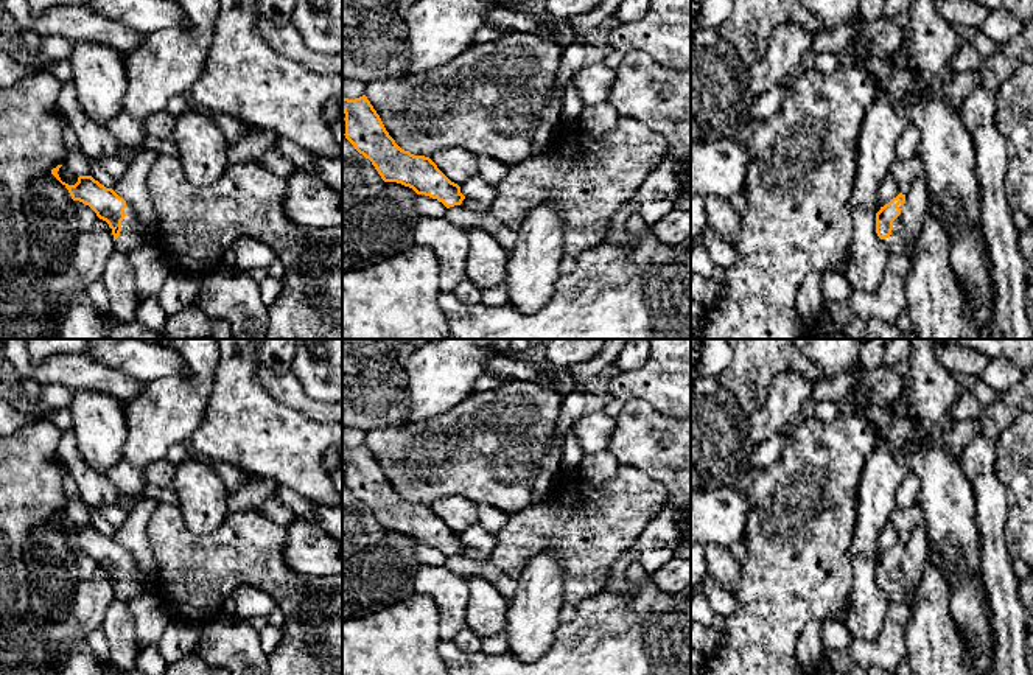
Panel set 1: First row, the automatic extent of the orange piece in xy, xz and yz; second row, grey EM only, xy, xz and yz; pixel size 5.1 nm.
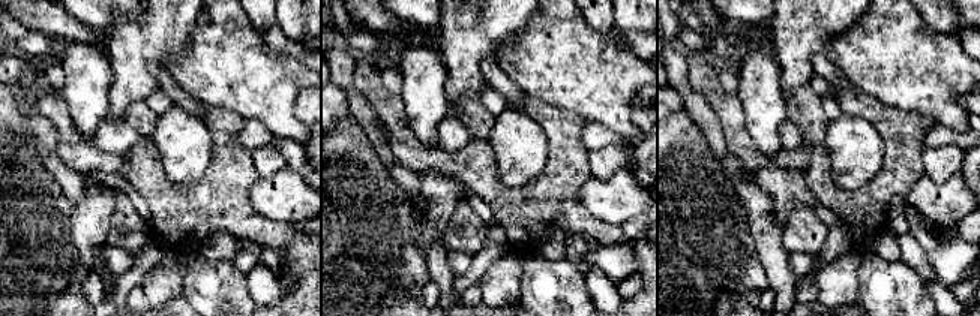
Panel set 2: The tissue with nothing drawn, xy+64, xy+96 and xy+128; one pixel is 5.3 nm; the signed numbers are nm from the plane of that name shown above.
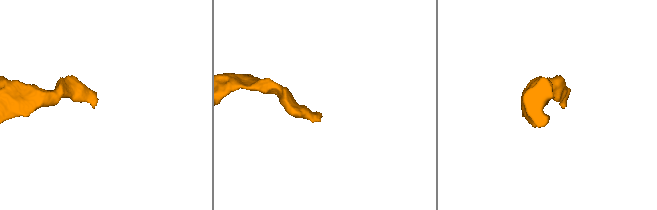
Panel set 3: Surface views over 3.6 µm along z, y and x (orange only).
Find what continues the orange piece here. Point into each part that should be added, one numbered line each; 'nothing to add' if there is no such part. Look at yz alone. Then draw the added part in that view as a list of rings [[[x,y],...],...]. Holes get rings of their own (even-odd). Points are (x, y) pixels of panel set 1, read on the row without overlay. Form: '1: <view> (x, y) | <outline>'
1: yz (895, 591) | [[[899,565],[893,569],[891,583],[888,586],[882,588],[882,589],[884,589],[888,600],[901,602],[901,603],[904,603],[907,607],[912,607],[915,603],[915,600],[916,600],[916,596],[915,596],[915,591],[907,593],[904,589]]]

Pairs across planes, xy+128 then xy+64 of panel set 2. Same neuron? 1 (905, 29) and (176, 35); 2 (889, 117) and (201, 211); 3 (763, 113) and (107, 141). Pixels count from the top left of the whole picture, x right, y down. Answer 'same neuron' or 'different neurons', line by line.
1: different neurons
2: same neuron
3: different neurons

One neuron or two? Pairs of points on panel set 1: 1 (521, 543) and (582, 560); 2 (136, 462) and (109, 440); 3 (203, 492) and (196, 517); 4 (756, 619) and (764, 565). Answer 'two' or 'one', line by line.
1: one
2: two
3: one
4: one

